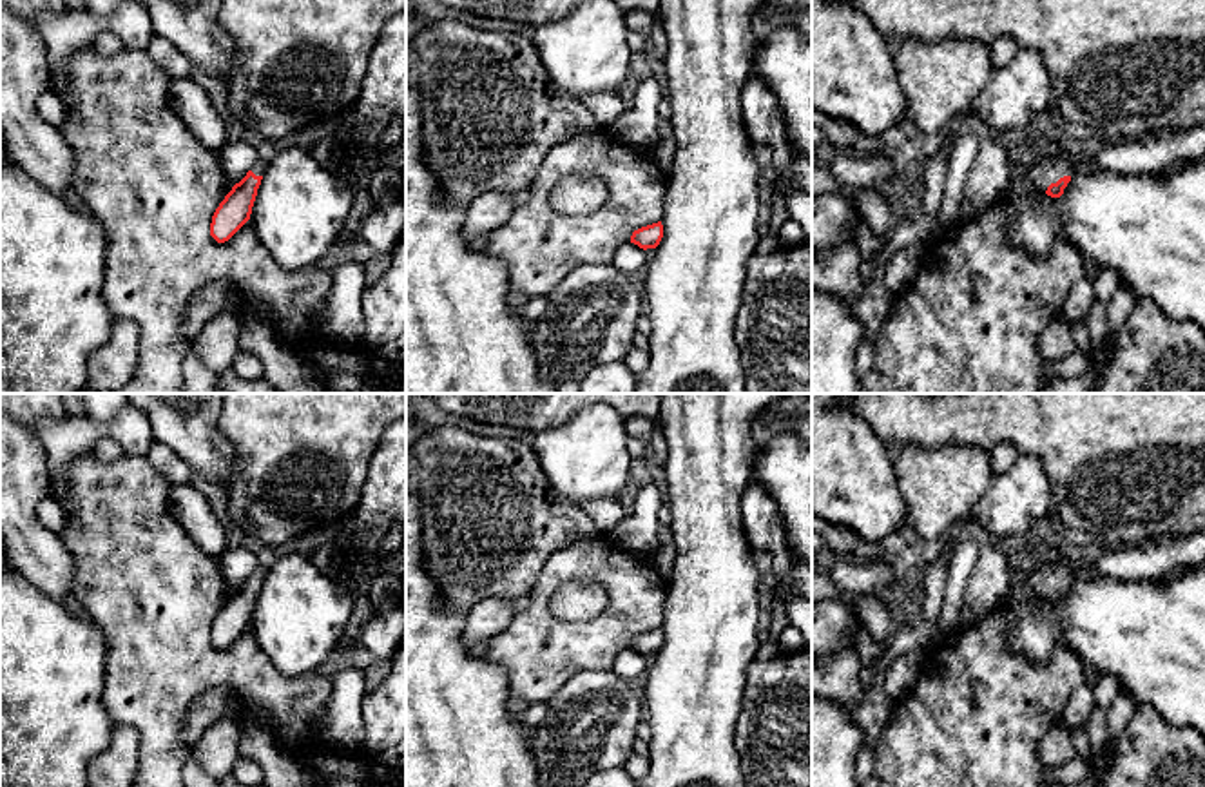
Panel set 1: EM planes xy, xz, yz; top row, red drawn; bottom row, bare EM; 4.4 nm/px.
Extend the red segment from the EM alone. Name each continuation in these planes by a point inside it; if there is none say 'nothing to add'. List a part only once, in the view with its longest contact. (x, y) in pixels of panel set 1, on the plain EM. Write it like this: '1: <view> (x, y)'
1: yz (1050, 577)

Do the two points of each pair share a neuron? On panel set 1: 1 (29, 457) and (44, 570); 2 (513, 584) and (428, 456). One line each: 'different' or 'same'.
1: same
2: same

